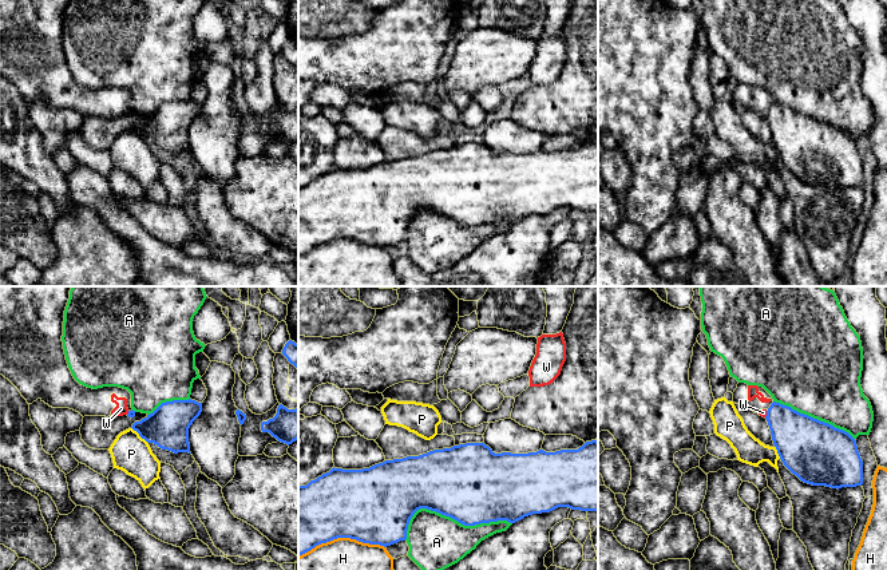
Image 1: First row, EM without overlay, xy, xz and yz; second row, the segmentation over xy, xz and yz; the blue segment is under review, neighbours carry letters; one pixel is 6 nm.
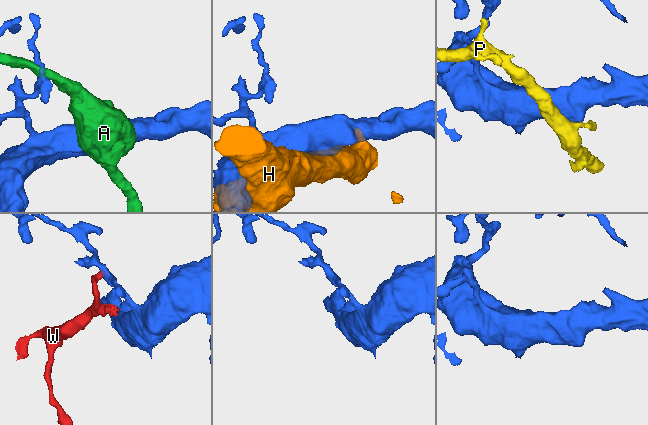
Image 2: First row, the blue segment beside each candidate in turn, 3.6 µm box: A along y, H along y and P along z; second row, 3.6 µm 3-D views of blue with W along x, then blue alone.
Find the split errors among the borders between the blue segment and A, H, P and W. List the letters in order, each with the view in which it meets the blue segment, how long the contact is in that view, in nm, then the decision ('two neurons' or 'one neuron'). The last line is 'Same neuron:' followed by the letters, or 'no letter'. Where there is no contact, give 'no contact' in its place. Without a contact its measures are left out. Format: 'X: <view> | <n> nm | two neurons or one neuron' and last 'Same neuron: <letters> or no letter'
A: xz | 650 nm | two neurons
H: xz | 500 nm | two neurons
P: xy | 140 nm | two neurons
W: yz | 40 nm | two neurons
Same neuron: no letter

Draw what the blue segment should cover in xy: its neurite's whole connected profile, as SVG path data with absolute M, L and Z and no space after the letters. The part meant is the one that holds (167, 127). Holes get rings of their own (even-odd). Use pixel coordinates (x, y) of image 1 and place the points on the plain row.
M191 99L166 102L131 128L162 150L191 154L189 128L201 112L202 103Z

